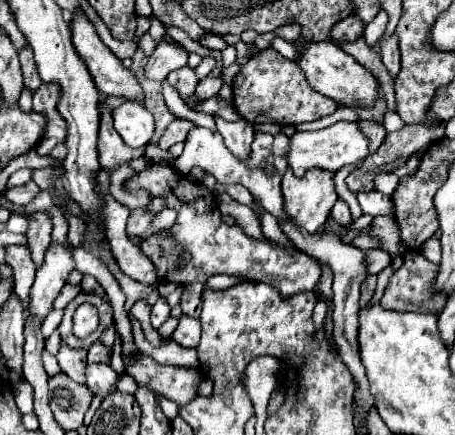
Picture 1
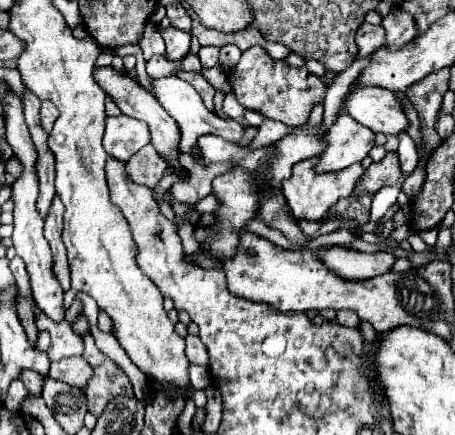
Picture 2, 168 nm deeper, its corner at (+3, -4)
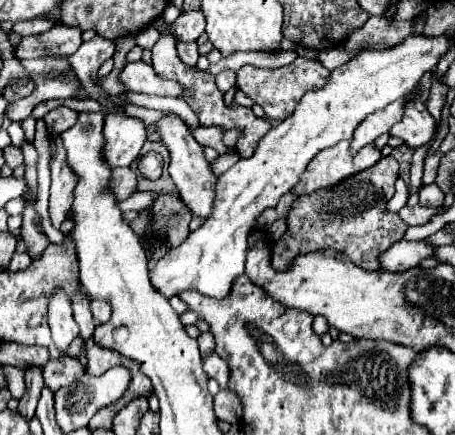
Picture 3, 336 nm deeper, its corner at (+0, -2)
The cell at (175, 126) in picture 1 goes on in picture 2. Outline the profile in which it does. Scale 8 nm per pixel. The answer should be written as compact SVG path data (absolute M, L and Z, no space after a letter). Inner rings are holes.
M145 145L137 155L133 155L125 163L127 177L133 183L145 185L149 189L157 187L157 183L163 179L165 169L167 169L167 165L165 165L163 157L153 149L153 145Z

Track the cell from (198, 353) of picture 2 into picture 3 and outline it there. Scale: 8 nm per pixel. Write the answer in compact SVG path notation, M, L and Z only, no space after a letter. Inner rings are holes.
M214 351L208 353L208 355L202 359L202 365L204 365L204 371L206 371L212 379L218 381L220 389L224 389L226 383L228 383L228 365L226 365Z

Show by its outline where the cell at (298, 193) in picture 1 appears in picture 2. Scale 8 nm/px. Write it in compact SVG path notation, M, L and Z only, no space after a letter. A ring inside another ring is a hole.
M317 157L297 163L293 167L293 177L289 181L285 181L285 185L283 185L283 195L291 207L291 213L297 219L305 219L305 221L323 221L323 215L329 211L329 207L333 207L339 199L345 199L353 193L357 181L361 179L361 175L365 171L363 165L357 163L347 169L341 169L337 173L315 173L315 169L313 169L317 163L315 159Z

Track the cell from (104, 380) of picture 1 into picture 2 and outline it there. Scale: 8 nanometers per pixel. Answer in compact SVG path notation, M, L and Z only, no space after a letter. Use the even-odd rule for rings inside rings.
M81 357L61 359L57 363L51 363L51 369L49 369L49 377L53 377L55 381L69 383L73 387L85 387L91 375L93 375L93 369L89 369L87 361Z

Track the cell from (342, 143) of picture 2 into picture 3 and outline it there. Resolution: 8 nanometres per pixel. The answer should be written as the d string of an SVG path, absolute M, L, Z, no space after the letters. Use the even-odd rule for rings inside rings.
M406 97L398 99L396 103L390 103L388 107L384 107L384 111L376 111L376 113L368 115L356 127L356 135L354 135L352 143L350 143L350 151L358 153L364 145L372 143L376 137L380 137L382 133L390 131L390 127L402 119L402 105L404 105L404 101L406 101Z

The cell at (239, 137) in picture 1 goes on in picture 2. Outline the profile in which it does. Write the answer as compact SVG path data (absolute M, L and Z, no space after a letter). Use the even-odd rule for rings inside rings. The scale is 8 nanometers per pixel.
M161 77L161 79L151 79L151 87L153 87L153 95L155 99L163 105L163 109L177 121L179 129L181 129L181 151L183 153L191 153L191 147L193 152L197 155L201 155L197 146L197 139L205 133L211 133L211 135L219 135L227 141L237 141L239 137L243 137L243 125L237 123L237 121L225 121L221 117L217 117L215 113L211 113L203 101L201 101L201 95L193 89L193 85L189 85L187 81L181 81L179 77Z

